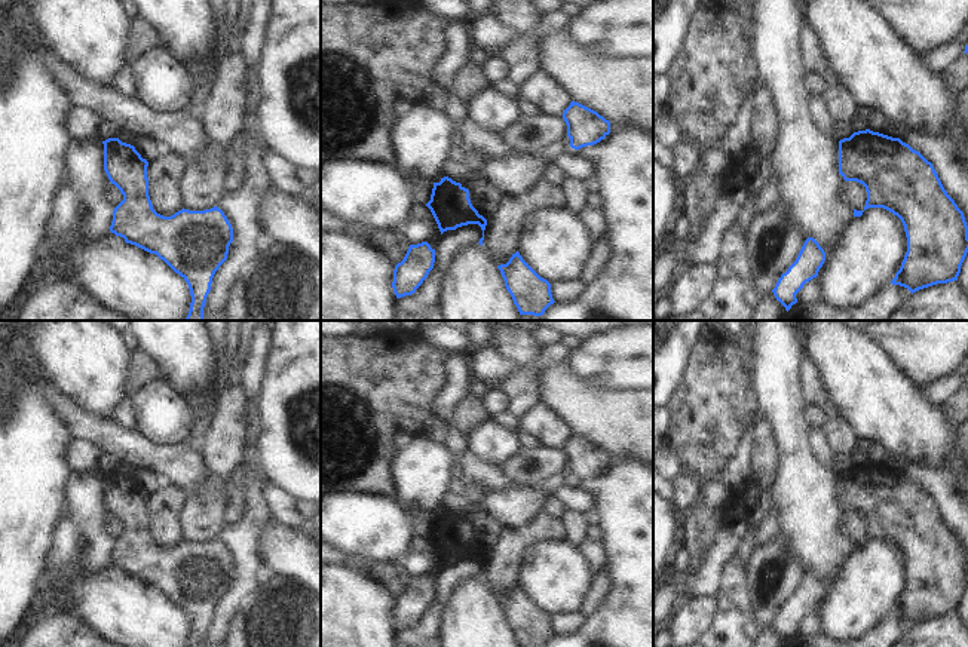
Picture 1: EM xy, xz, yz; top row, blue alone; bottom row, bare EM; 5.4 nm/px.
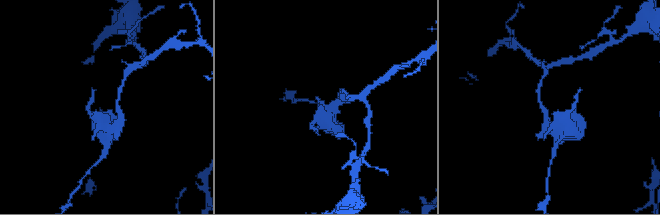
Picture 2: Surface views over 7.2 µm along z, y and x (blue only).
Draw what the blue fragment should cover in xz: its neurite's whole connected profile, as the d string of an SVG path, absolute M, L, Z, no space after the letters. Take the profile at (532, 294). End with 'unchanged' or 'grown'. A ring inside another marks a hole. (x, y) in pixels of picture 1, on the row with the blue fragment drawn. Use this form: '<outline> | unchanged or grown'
M517 251L506 264L497 266L520 315L542 316L554 304L551 283L540 277Z | unchanged

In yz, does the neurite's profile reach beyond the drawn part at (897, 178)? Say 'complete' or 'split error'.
complete

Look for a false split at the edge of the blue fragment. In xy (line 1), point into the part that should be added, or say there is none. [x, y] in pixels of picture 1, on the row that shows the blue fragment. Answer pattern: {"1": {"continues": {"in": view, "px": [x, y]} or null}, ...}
{"1": {"continues": null}}

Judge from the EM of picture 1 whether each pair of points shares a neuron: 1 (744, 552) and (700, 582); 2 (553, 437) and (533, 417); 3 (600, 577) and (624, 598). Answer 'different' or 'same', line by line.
1: different
2: same
3: different

